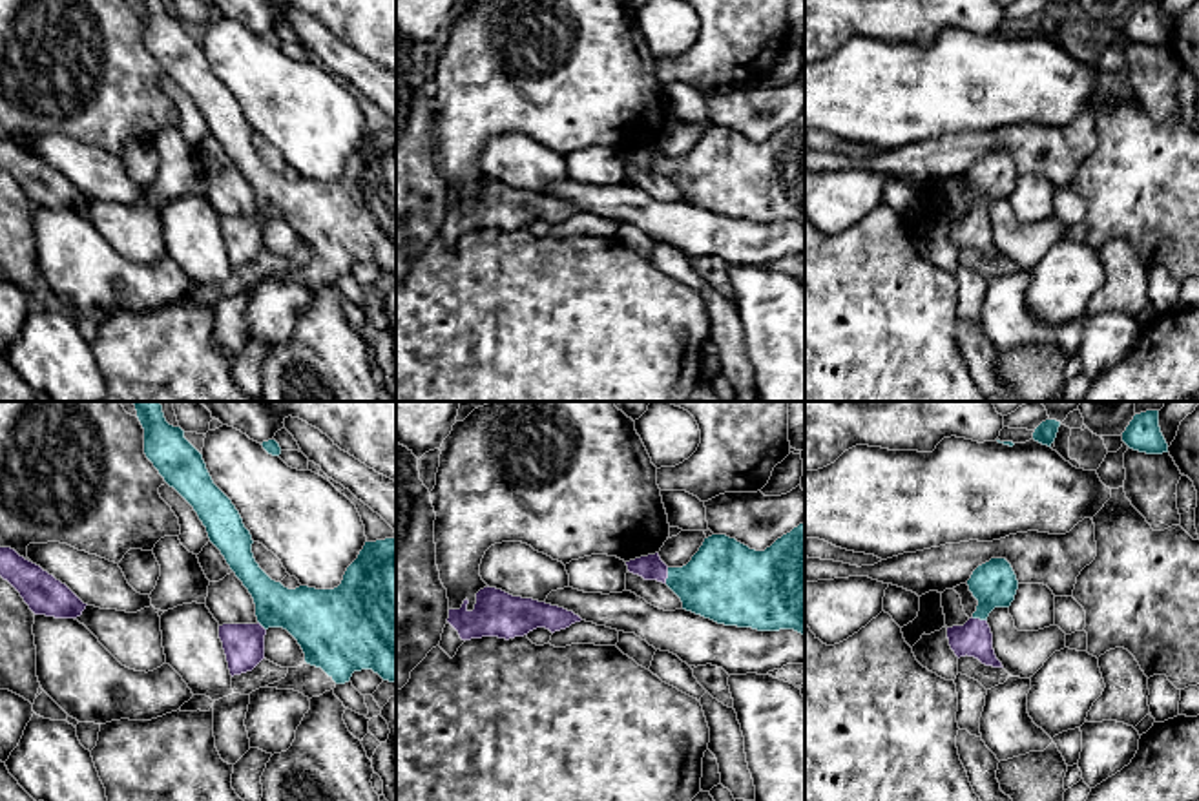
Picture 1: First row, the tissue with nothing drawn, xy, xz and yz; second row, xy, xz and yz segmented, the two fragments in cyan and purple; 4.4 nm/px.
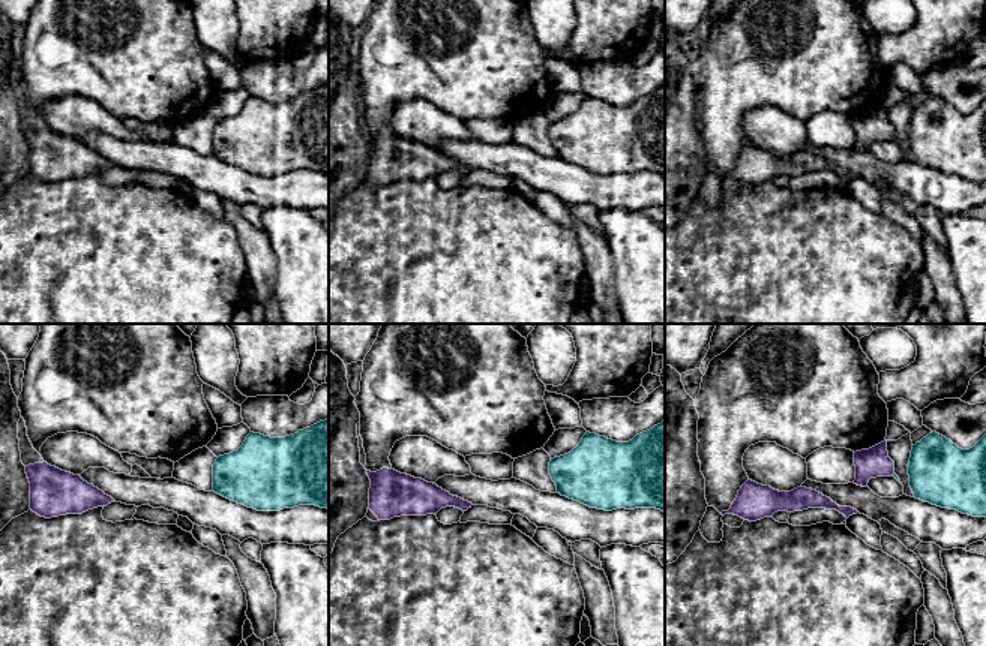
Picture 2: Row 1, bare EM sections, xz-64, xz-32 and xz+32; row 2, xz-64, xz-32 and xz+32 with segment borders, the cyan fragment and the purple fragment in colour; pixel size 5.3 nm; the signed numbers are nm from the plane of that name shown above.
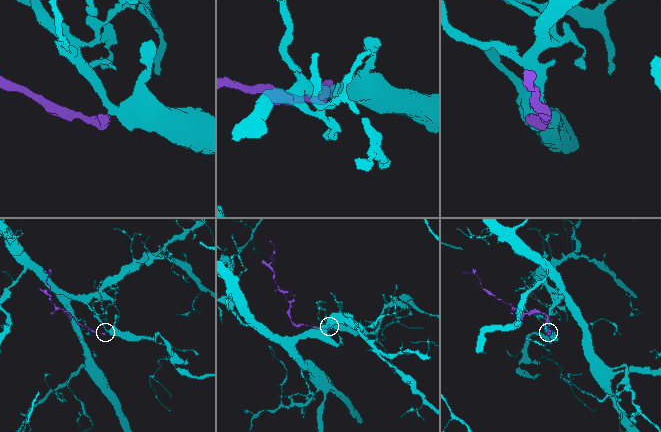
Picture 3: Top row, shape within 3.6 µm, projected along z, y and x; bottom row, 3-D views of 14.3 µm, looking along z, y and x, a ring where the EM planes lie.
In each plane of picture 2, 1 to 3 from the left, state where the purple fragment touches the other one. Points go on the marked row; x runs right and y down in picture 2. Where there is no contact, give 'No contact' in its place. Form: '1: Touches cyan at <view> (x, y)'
1: No contact
2: No contact
3: No contact

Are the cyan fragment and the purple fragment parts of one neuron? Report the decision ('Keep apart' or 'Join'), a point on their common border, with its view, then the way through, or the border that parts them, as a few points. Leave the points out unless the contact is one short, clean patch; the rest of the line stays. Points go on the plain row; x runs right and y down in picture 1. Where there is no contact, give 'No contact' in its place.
Join. Touches cyan at xz (668, 166). Path across: xz (725, 172), (679, 172), (668, 166), (650, 159)

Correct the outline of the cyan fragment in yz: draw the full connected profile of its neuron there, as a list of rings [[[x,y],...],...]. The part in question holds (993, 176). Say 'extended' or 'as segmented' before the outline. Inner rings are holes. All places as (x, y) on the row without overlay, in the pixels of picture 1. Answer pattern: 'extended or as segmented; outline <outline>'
extended; outline [[[991,150],[973,162],[967,177],[978,197],[964,217],[947,219],[949,237],[958,250],[967,246],[985,257],[1004,259],[993,241],[987,208],[995,199],[1011,197],[1018,181],[1017,166],[1006,150]]]

